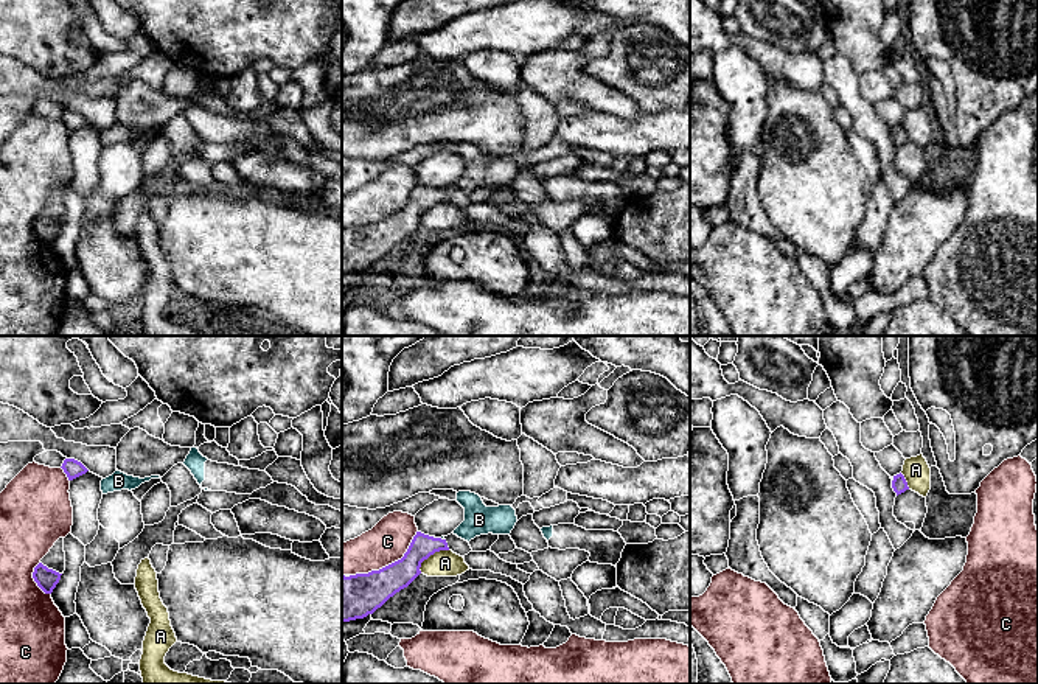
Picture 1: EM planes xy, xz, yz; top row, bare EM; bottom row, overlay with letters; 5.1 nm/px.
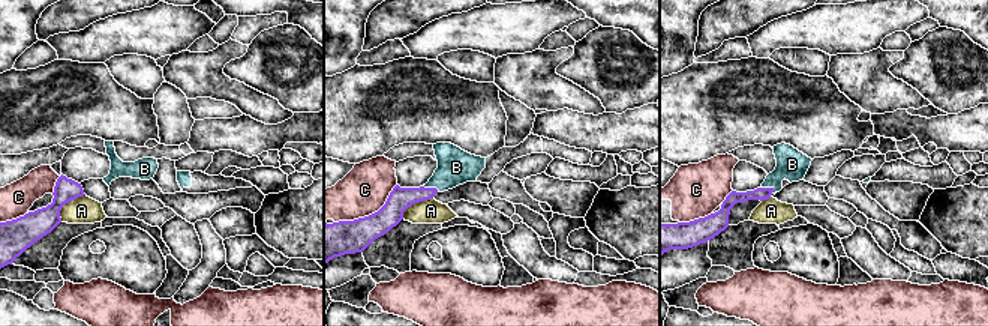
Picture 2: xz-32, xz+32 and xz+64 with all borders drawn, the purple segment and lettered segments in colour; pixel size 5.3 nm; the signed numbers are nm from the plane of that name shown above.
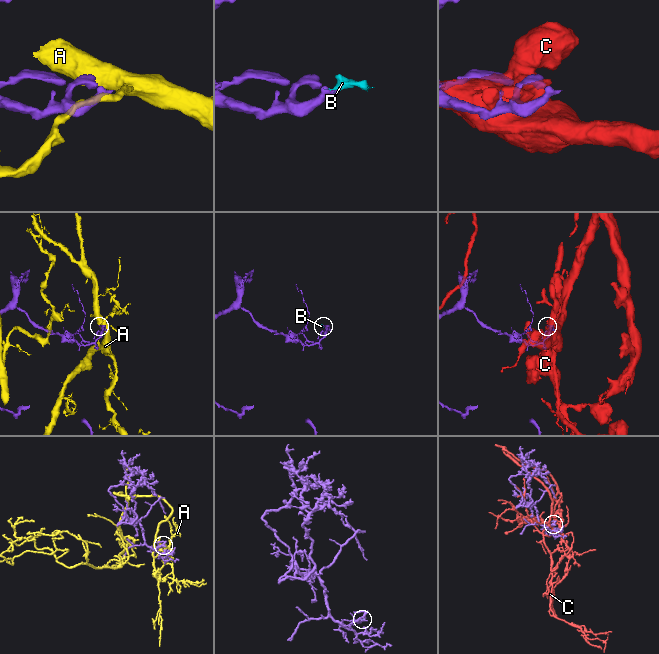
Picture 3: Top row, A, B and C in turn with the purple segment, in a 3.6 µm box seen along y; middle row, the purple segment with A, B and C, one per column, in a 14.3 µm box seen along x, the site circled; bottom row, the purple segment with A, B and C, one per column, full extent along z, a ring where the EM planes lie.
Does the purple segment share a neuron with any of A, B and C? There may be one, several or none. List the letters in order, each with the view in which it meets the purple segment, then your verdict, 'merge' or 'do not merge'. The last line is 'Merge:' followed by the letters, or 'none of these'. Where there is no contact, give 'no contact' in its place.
A: contact in xz; do not merge
B: contact in xz; merge
C: contact in xz; do not merge
Merge: B

